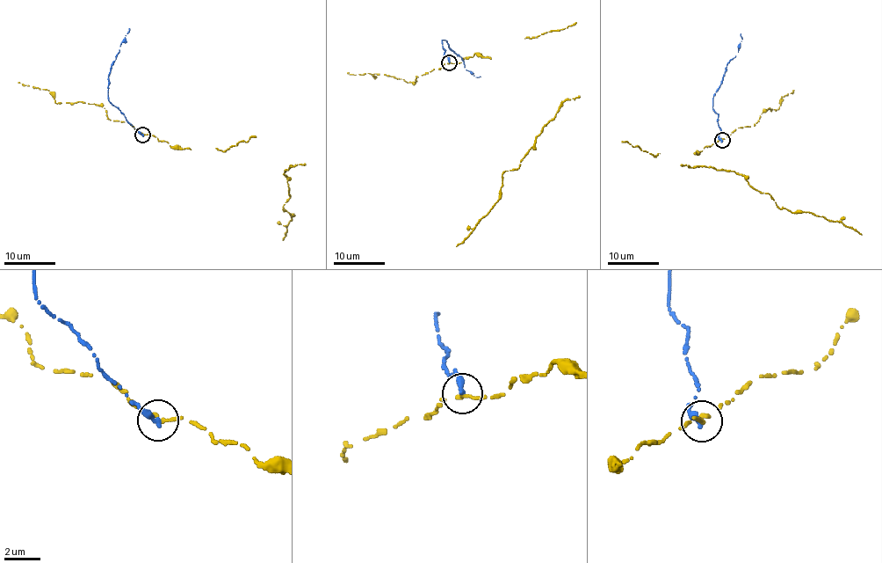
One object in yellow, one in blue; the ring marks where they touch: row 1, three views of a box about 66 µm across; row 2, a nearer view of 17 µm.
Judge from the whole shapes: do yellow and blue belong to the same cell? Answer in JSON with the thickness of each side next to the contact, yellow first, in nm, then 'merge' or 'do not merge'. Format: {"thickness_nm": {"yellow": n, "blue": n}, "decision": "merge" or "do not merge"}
{"thickness_nm": {"yellow": 280, "blue": 320}, "decision": "do not merge"}

